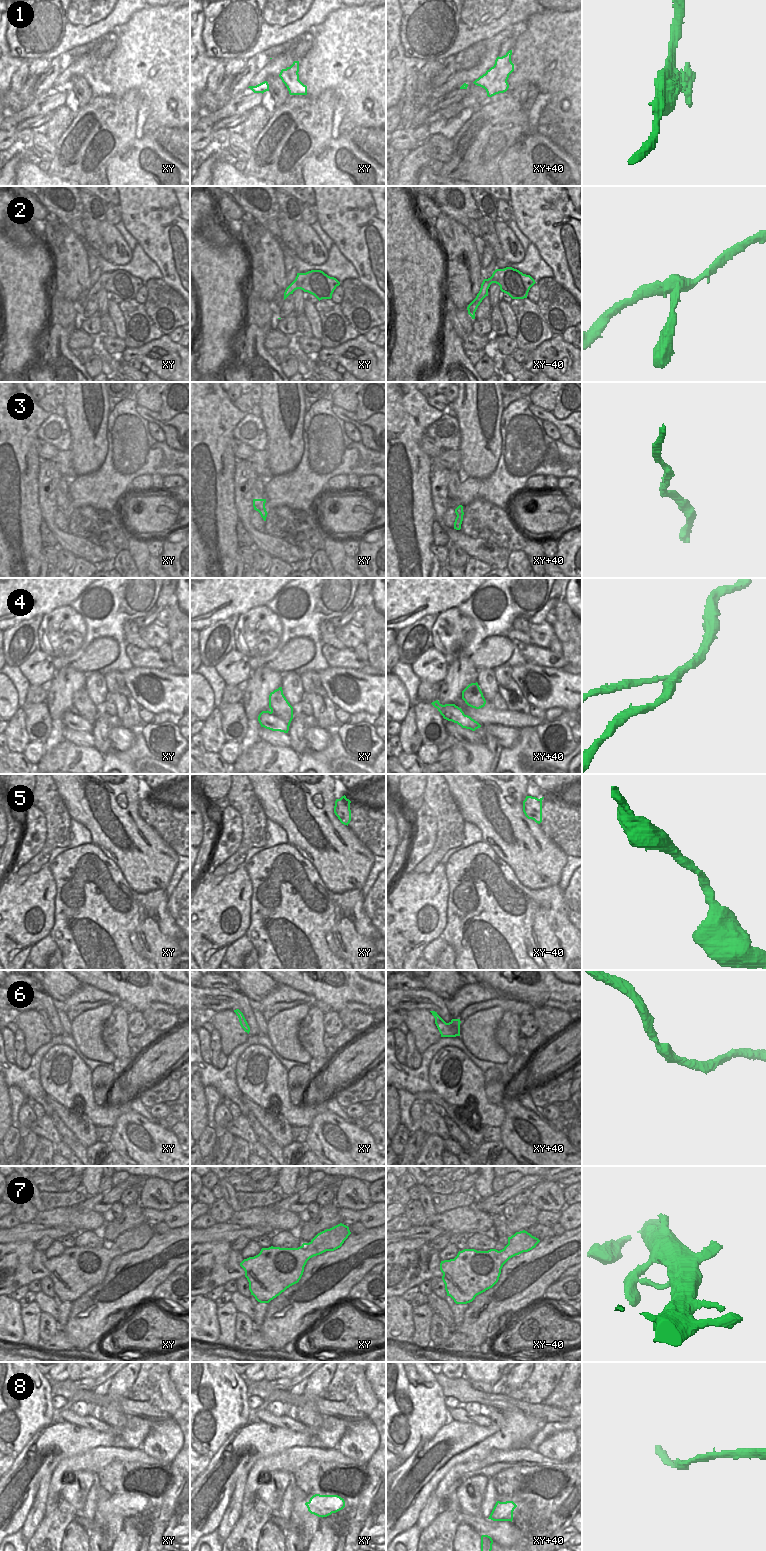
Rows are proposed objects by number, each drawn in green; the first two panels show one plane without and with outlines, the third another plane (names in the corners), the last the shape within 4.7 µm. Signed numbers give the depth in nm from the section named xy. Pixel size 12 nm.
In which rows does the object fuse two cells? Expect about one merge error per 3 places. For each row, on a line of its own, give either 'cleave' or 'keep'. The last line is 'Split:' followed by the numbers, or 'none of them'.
1: cleave
2: keep
3: keep
4: cleave
5: keep
6: keep
7: keep
8: keep
Split: 1, 4

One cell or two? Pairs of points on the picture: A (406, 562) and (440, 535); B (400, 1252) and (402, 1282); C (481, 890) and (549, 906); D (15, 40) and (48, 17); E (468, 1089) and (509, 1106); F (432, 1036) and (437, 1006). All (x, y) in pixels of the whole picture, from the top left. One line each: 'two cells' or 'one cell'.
A: two cells
B: one cell
C: one cell
D: one cell
E: two cells
F: two cells

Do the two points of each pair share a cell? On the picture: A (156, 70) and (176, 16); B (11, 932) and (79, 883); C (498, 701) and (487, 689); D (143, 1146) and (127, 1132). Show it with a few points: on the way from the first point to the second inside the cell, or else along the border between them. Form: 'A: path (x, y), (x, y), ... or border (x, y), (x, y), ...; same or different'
A: path (169, 57), (176, 50), (176, 29); same
B: border (53, 878), (56, 888), (54, 925); different
C: border (498, 692), (491, 701); different
D: path (139, 1142), (131, 1135); same

